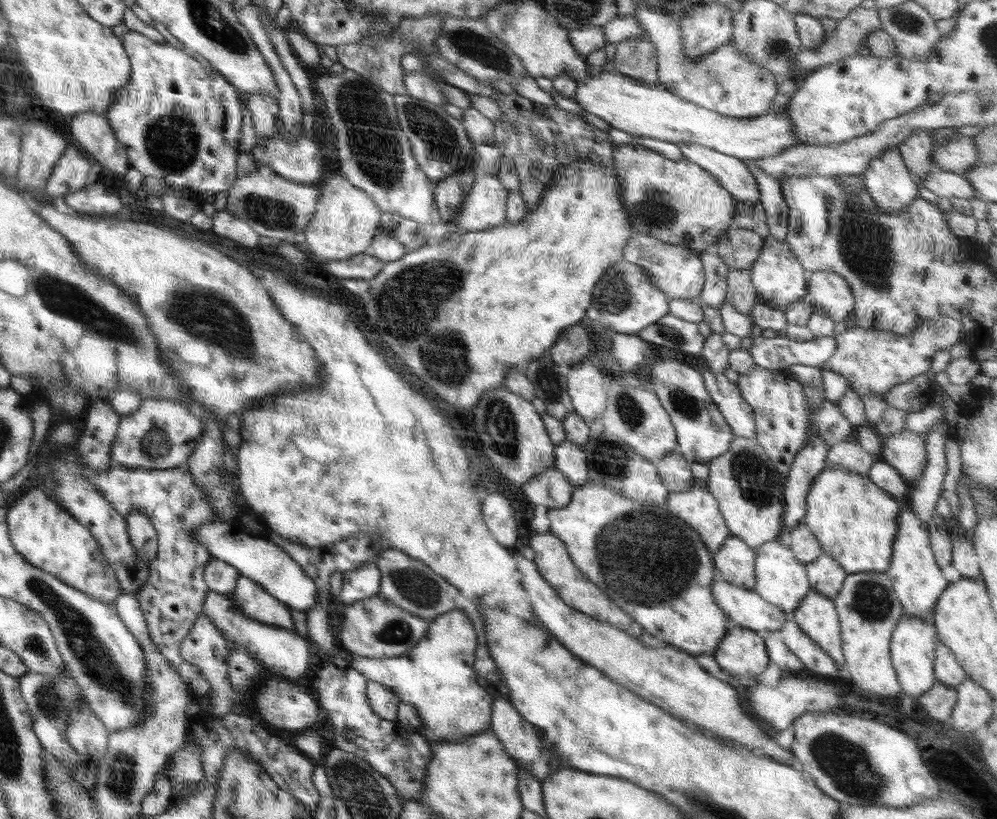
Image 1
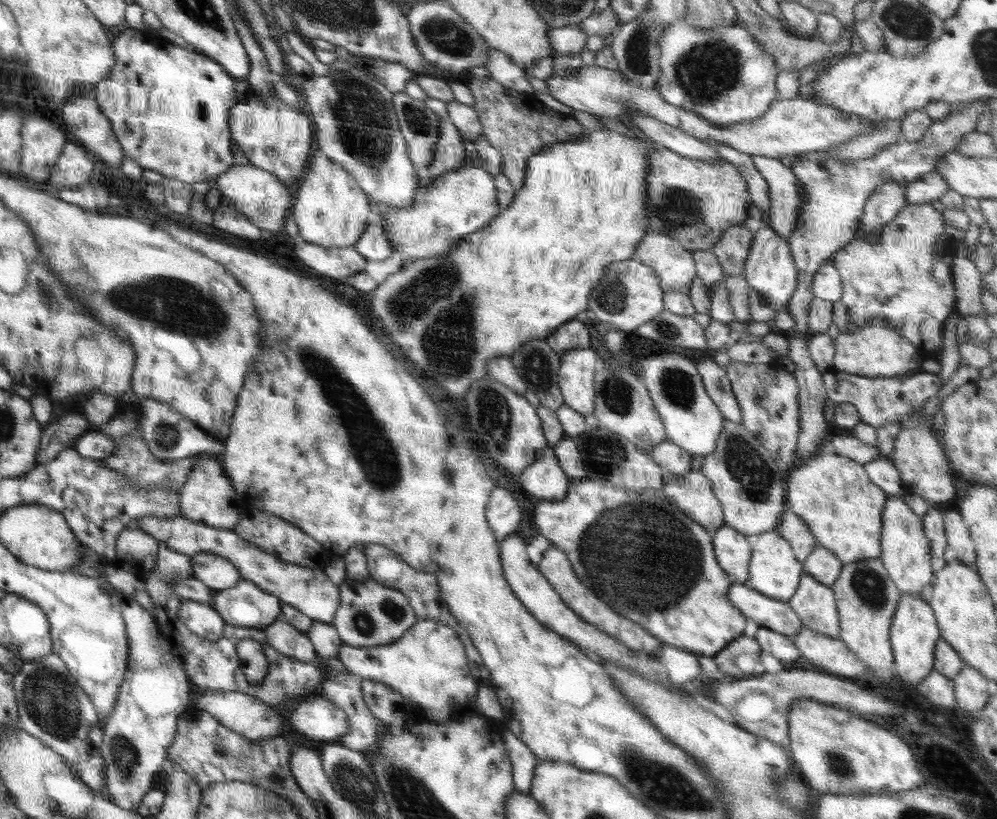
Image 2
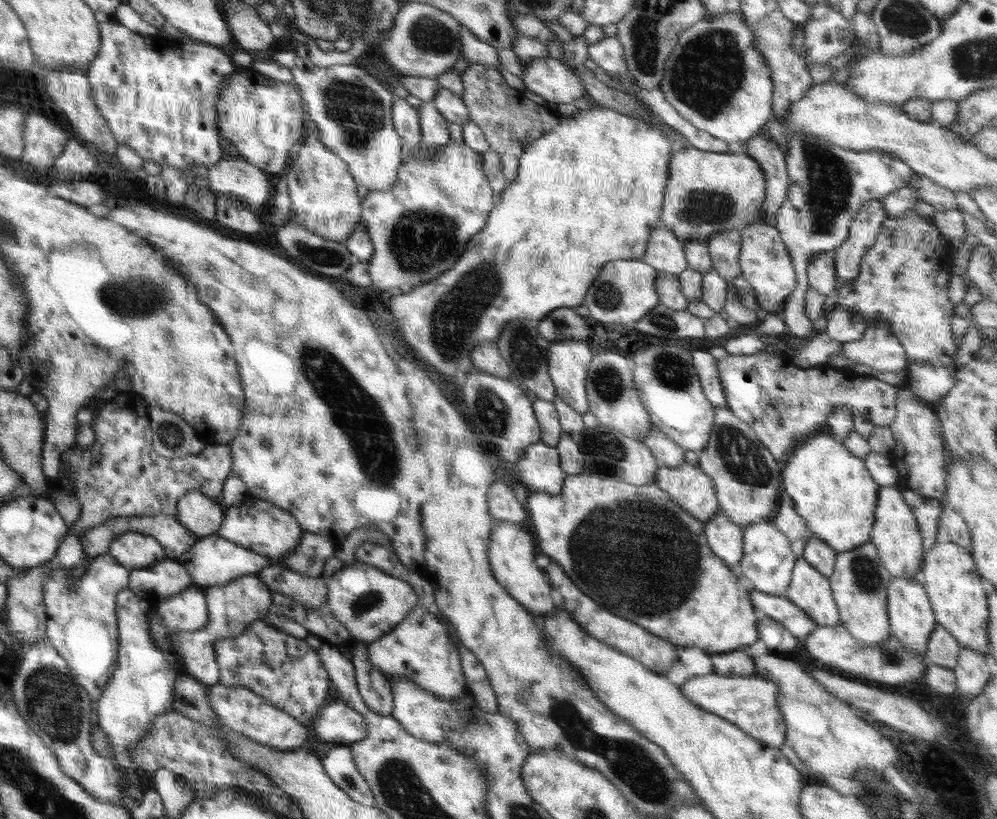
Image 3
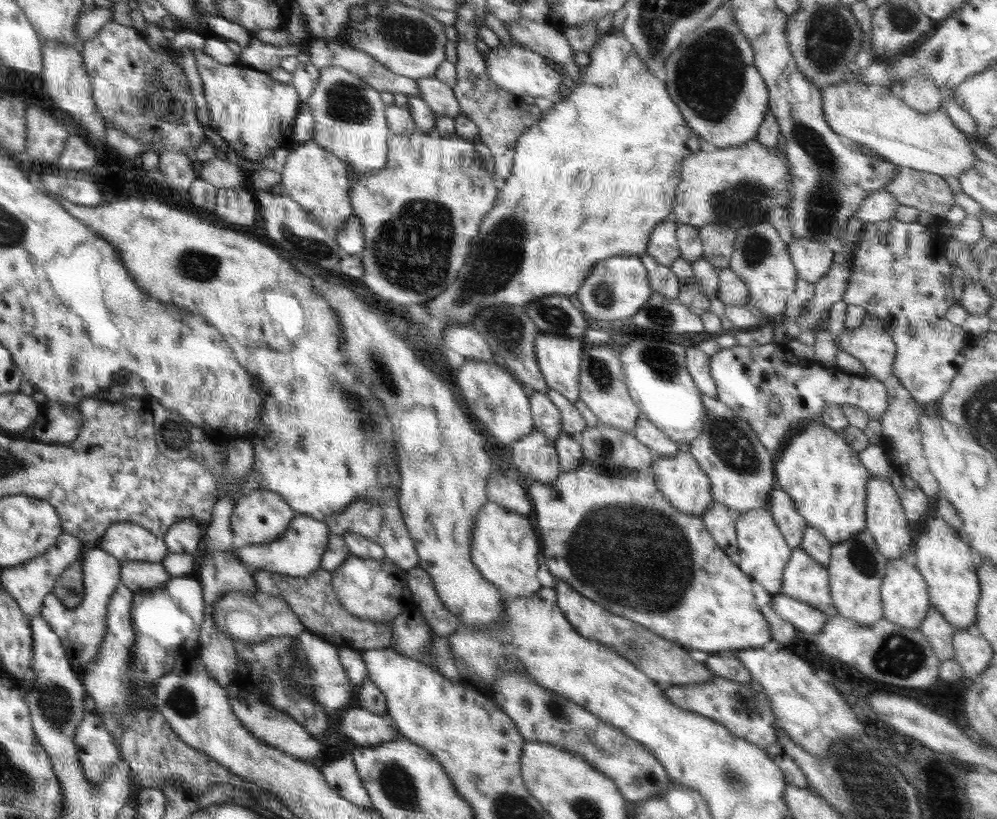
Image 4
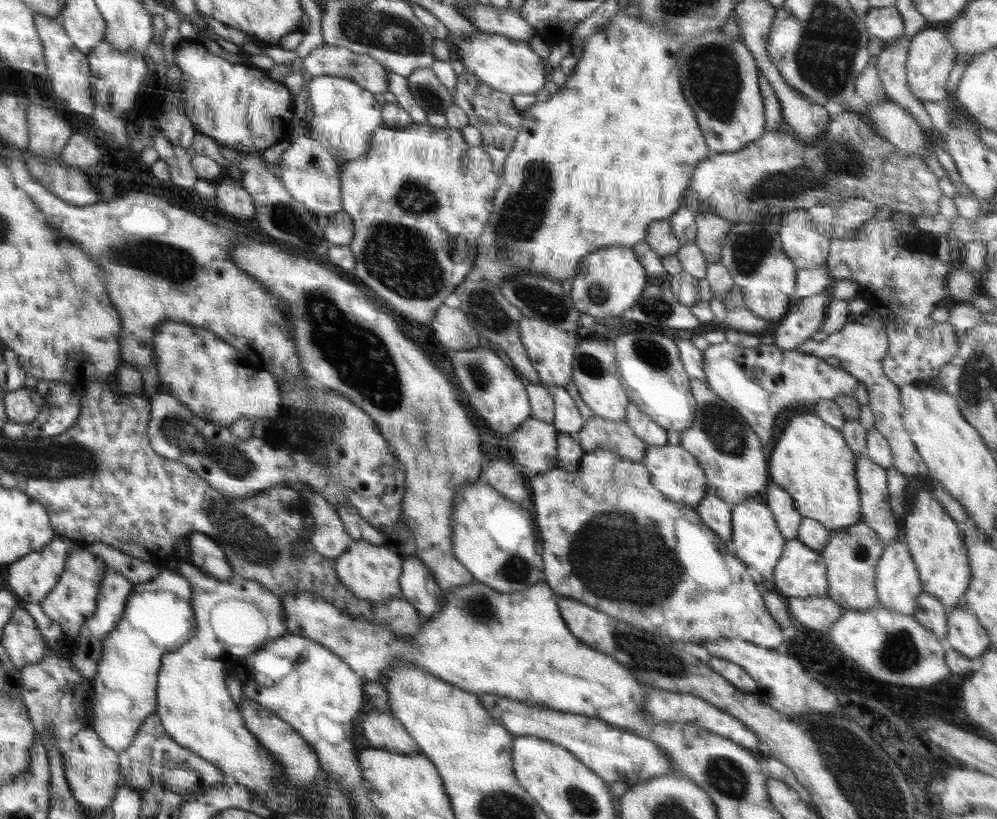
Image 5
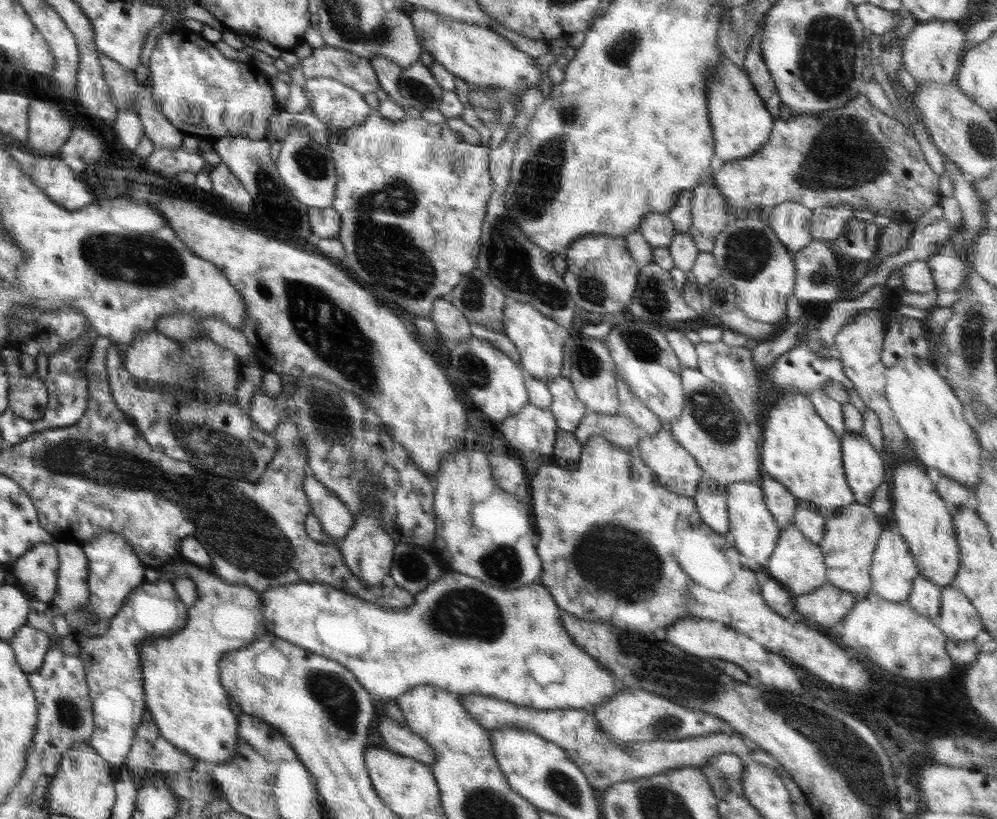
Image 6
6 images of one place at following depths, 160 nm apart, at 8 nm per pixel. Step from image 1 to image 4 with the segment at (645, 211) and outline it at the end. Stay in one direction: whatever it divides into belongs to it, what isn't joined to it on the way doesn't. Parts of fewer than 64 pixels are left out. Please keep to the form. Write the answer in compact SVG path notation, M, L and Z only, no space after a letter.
M756 139L739 147L720 148L715 152L697 152L687 156L681 164L681 181L678 183L672 220L702 228L705 224L715 224L734 230L745 226L768 222L768 210L774 206L788 205L791 201L790 167L782 147L771 149Z

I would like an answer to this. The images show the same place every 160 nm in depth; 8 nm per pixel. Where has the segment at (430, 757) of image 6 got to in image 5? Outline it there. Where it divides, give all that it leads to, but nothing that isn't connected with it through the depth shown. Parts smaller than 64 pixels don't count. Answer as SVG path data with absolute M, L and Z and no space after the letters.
M373 708L364 712L358 727L362 728L362 735L366 736L374 748L398 754L423 753L416 739L406 732L403 724L390 710L378 711Z

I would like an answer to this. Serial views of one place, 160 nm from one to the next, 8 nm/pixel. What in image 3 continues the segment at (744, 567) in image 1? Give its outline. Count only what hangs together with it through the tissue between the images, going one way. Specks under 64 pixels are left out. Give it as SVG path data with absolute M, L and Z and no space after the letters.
M720 510L705 522L705 537L712 553L730 568L744 556L743 528Z

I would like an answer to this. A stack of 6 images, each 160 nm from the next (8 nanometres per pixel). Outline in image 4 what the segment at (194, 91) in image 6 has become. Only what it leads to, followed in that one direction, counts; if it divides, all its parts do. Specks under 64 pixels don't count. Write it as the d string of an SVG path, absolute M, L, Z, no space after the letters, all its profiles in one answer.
M202 49L194 50L193 54L208 103L211 129L218 132L238 156L256 161L270 156L275 148L289 146L301 102L292 83L276 81L268 73L241 63L224 66Z

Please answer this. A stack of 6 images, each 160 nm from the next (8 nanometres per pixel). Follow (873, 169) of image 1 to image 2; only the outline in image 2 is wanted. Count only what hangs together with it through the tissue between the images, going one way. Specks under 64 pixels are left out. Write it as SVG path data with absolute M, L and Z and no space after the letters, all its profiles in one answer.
M891 180L885 182L866 201L864 214L860 219L863 234L870 236L875 229L890 223L906 205L905 186Z

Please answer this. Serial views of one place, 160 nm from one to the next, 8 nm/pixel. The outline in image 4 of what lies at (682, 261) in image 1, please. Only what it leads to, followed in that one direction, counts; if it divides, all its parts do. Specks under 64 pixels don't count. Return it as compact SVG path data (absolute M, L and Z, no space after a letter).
M669 219L664 220L651 232L645 252L657 263L670 266L674 259L681 256L676 229L677 223Z

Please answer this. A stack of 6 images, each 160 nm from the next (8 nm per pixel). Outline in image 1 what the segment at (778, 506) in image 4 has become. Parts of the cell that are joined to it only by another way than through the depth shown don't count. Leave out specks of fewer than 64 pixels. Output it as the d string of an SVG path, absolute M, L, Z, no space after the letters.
M804 521L798 522L791 529L782 531L778 540L786 548L790 548L794 556L804 564L816 560L823 554L819 540L812 534Z

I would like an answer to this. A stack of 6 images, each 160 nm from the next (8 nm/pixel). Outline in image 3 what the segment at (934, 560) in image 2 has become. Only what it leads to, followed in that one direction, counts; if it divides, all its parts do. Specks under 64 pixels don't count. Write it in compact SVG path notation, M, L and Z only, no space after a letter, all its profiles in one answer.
M909 489L901 493L906 504L910 506L916 517L922 537L922 552L924 552L925 557L936 542L938 516L943 511L943 507L940 506L938 499L922 496L920 491Z

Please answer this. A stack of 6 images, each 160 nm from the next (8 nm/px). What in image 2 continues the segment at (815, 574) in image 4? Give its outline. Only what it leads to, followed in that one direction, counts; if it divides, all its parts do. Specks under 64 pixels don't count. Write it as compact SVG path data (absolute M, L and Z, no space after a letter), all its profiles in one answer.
M804 572L798 588L787 603L804 627L832 638L839 638L839 612L831 587Z

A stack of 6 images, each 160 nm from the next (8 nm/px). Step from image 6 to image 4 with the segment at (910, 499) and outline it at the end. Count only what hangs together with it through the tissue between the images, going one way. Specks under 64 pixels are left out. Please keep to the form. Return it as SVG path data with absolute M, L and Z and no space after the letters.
M930 517L925 523L922 534L914 541L912 562L926 581L931 606L939 610L956 630L974 627L981 591L976 574L980 558L976 558L974 550L960 536L959 530L950 526L942 517Z

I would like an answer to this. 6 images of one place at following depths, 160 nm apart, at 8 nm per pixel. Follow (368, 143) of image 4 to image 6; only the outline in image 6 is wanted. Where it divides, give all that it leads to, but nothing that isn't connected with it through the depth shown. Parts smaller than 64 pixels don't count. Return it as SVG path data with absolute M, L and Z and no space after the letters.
M332 78L307 81L304 90L310 97L314 114L334 131L358 126L372 112L363 94Z

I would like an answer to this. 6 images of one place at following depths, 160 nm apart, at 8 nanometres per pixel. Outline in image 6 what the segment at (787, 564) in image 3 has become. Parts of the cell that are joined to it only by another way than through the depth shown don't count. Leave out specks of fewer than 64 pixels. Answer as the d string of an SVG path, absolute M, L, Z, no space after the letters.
M759 481L736 482L726 487L727 517L730 546L740 555L753 558L762 567L774 552L781 531L765 503L765 496Z

